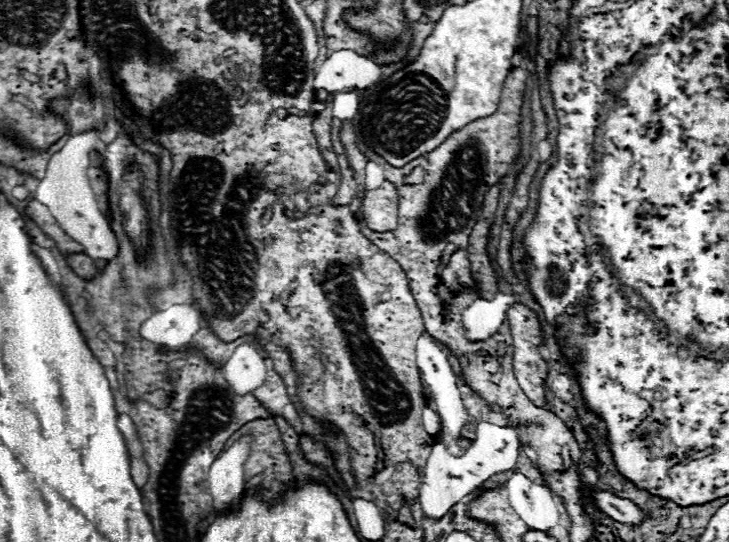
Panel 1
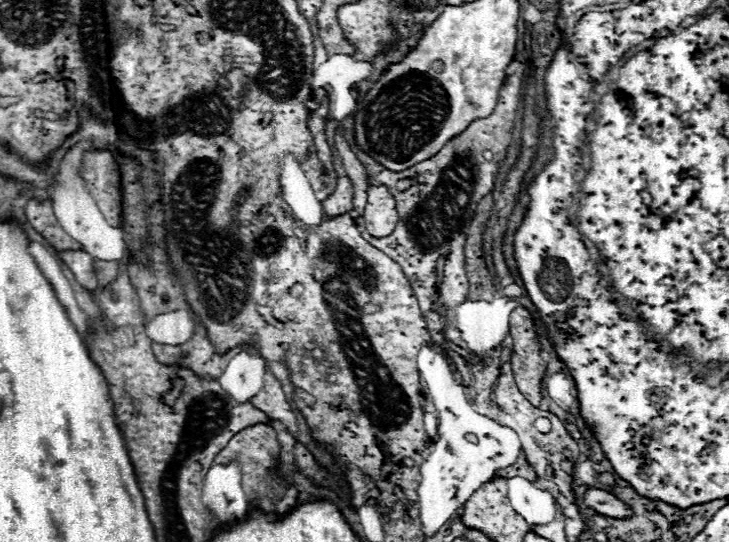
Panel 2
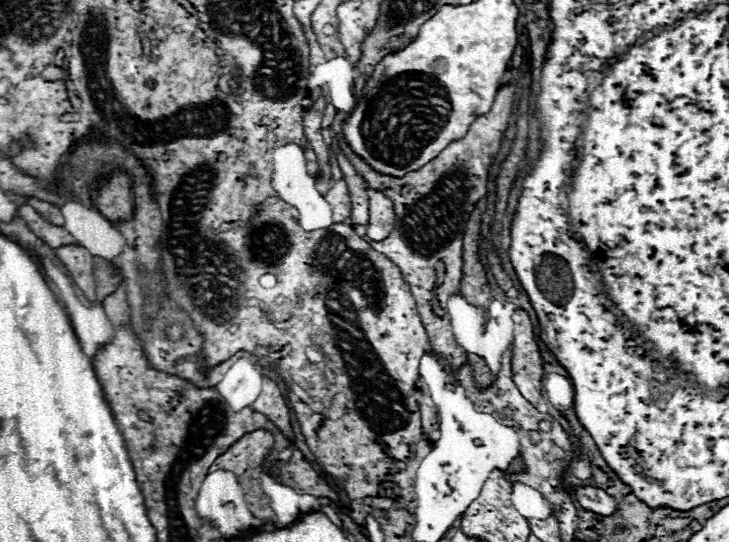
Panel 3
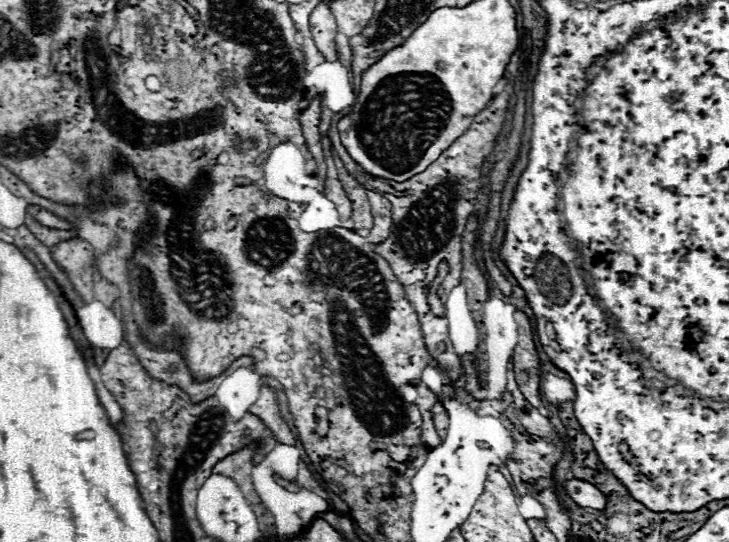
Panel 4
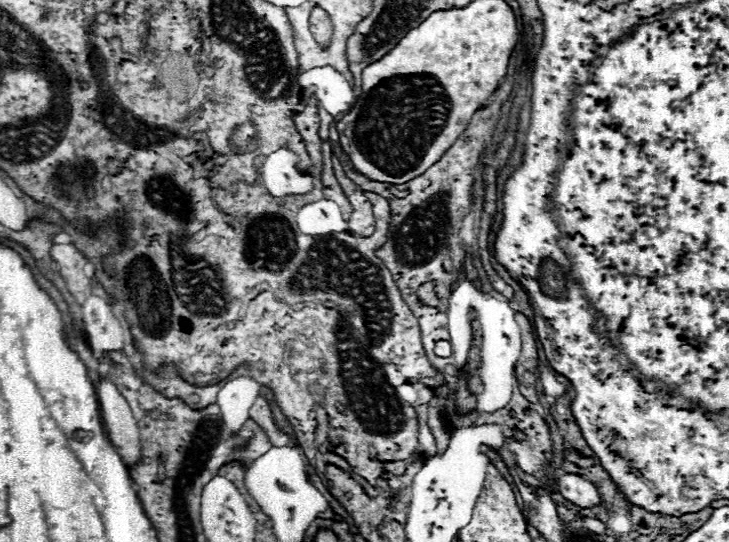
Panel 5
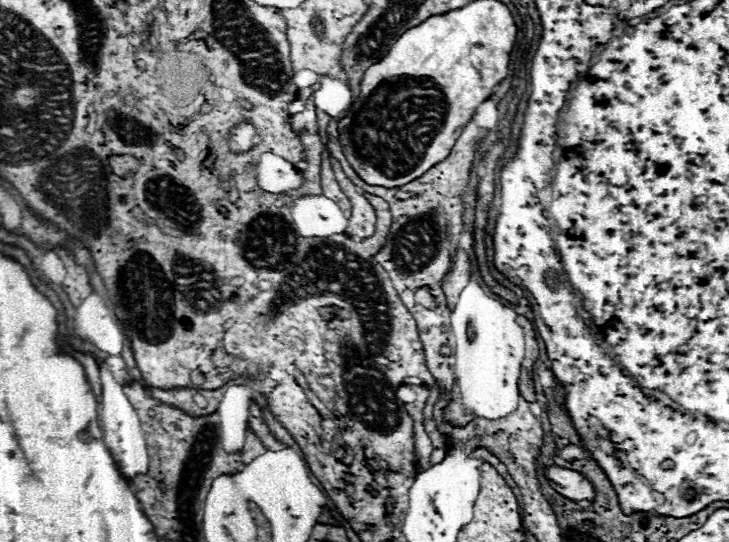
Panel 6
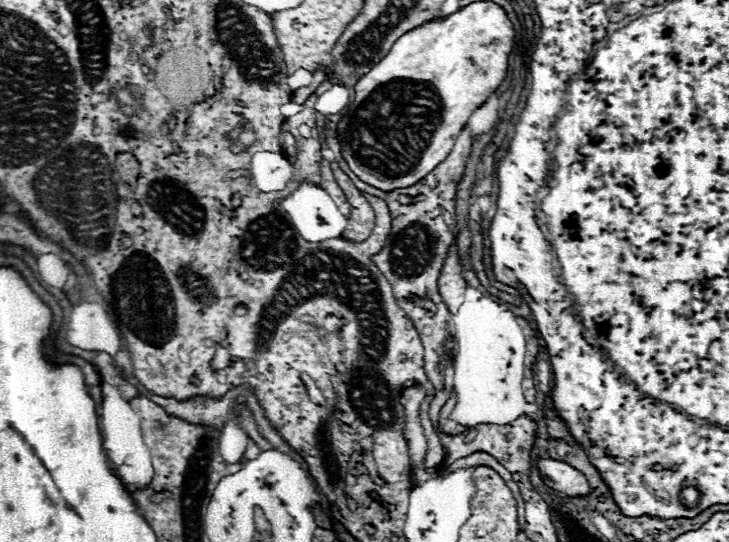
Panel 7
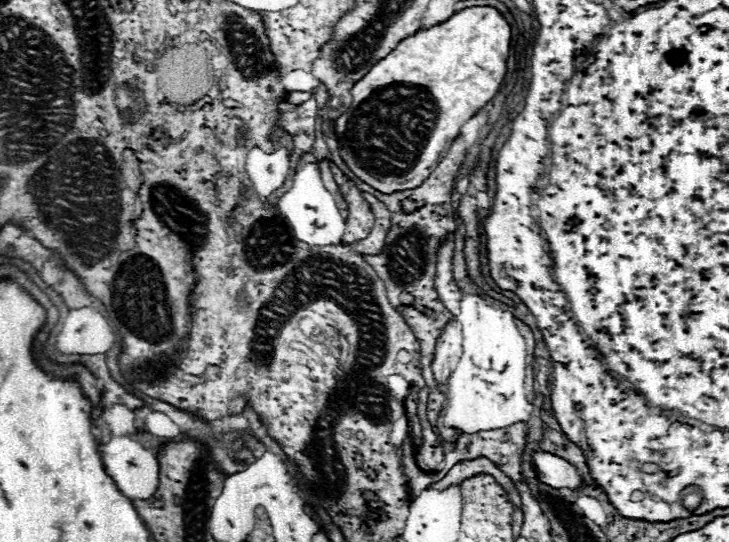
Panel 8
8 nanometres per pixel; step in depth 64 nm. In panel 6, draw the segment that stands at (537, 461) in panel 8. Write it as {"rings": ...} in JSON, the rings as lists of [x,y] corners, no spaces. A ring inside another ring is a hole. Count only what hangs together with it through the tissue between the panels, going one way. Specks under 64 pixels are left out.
{"rings":[[[550,466],[546,468],[546,476],[550,480],[550,486],[572,502],[582,502],[582,500],[592,502],[596,498],[594,486],[580,472],[560,466]]]}

